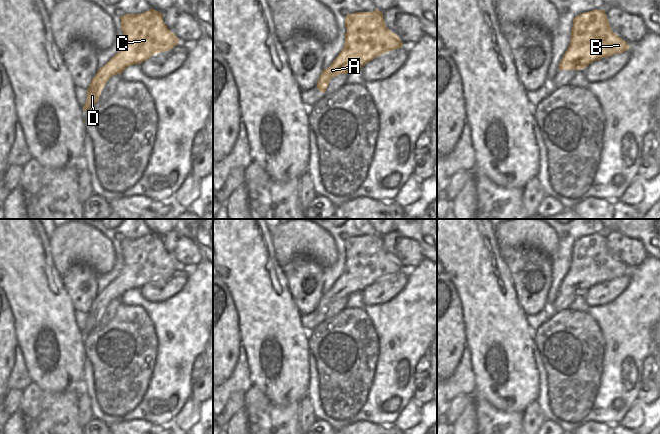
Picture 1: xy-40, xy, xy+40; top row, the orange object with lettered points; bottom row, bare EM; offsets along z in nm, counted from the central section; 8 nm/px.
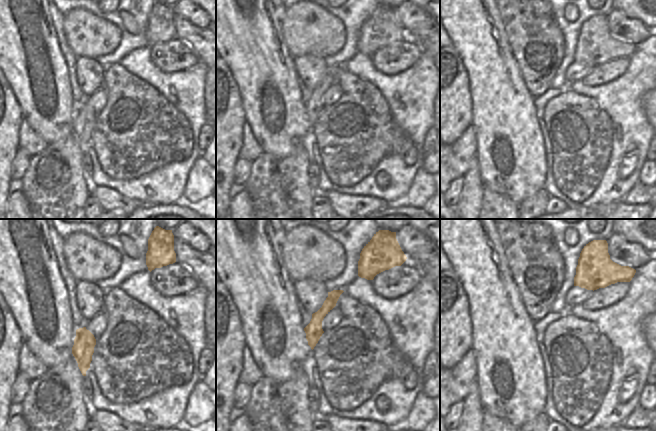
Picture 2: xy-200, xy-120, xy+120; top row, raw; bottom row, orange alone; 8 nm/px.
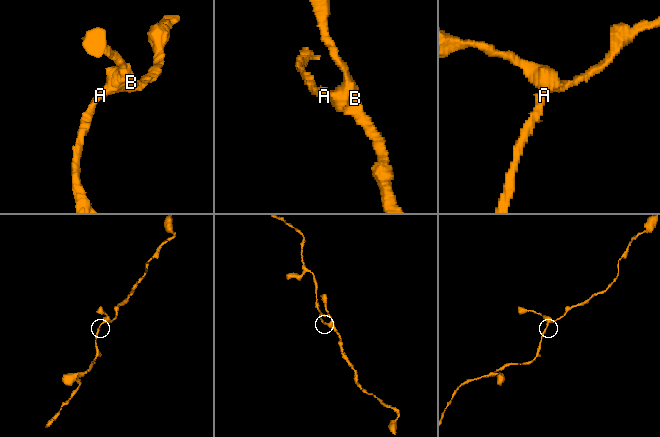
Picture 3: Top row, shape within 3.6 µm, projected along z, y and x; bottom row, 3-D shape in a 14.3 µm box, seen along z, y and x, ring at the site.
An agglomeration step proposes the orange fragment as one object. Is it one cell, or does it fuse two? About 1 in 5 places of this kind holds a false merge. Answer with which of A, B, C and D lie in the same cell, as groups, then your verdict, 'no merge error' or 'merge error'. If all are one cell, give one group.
groups A B C D; no merge error

